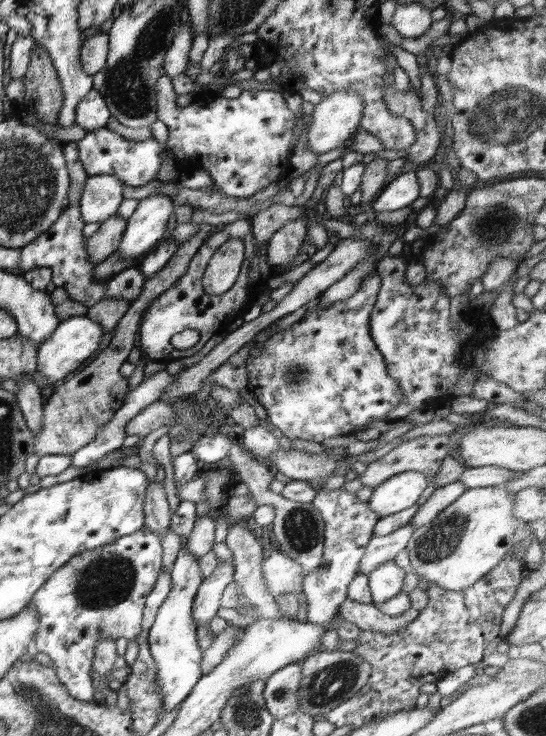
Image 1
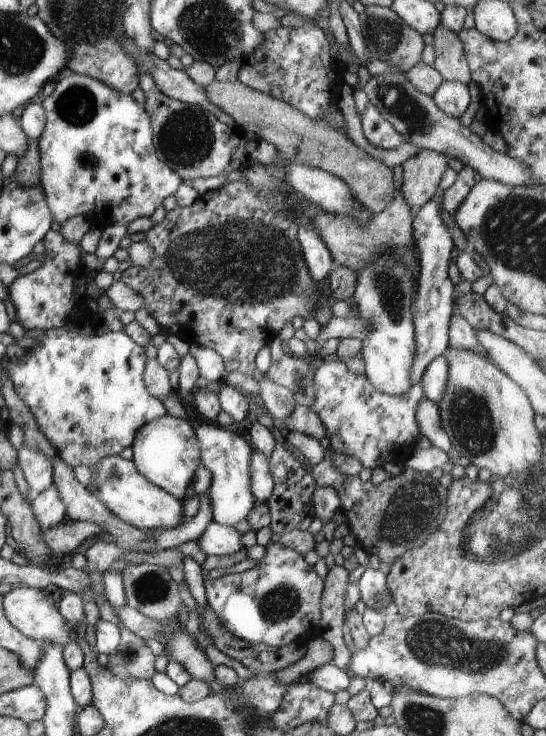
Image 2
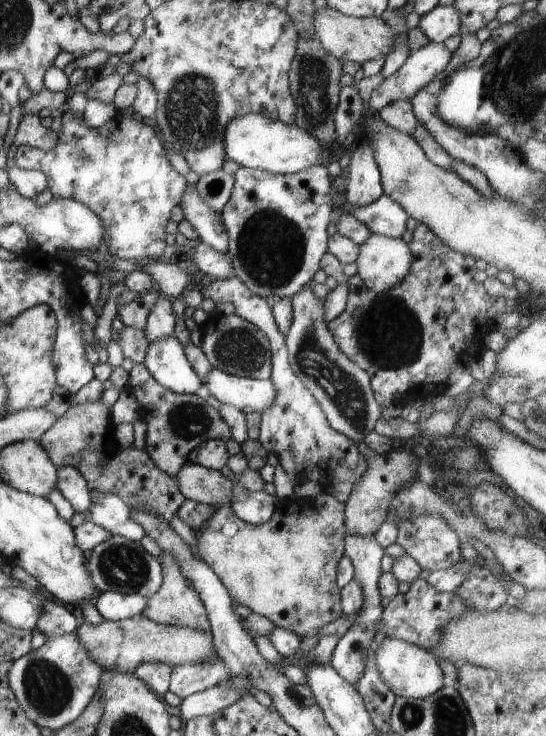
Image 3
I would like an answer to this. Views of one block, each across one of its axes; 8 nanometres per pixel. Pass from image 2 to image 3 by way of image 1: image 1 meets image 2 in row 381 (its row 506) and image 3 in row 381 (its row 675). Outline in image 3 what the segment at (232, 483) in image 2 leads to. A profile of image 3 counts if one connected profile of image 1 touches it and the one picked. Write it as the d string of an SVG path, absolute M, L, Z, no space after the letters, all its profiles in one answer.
M174 336L151 342L143 363L148 372L152 374L152 378L156 379L156 382L176 394L194 395L198 388L202 386L201 378L196 374L196 371L186 358L183 345Z

